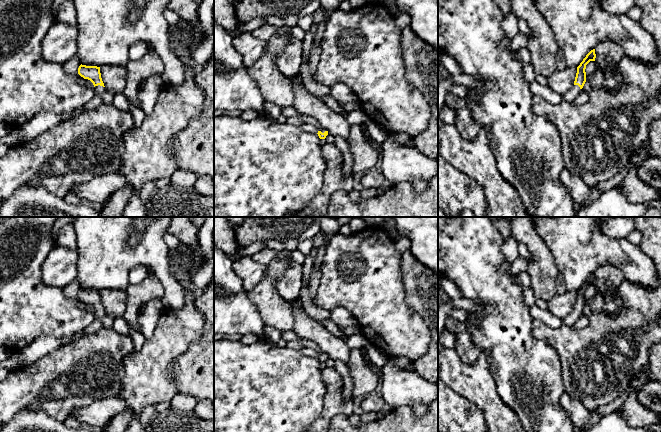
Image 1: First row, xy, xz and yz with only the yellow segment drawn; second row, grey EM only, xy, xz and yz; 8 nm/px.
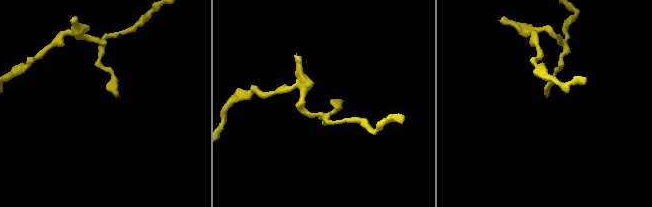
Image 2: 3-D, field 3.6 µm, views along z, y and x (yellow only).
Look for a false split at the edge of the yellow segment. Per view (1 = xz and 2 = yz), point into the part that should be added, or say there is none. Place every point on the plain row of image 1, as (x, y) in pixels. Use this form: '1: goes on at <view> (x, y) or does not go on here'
1: does not go on here
2: does not go on here

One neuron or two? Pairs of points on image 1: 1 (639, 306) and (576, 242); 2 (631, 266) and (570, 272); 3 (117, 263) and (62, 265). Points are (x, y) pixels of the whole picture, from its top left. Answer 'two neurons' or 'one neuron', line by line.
1: two neurons
2: one neuron
3: two neurons

